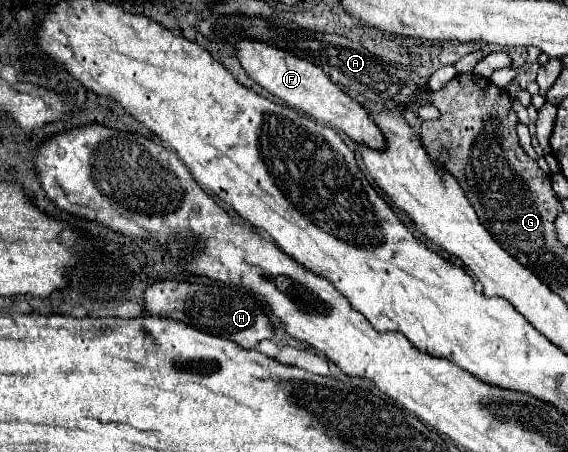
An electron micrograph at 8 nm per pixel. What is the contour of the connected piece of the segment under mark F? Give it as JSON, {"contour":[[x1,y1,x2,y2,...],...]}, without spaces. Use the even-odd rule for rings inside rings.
{"contour":[[251,39,241,41,235,49,237,49,237,57,239,57,243,69,247,71,247,75,253,81,257,81,261,87,265,87,271,95,275,95,289,107,299,109,299,111,311,115,313,119,327,123,331,129,343,131,357,145,365,145,375,151,385,151,387,141,385,141,381,129,377,127,377,123,371,119,367,107,363,107,363,103,359,103,357,99,349,97,337,83,333,83,329,79,329,75,321,67,315,67,311,61,291,55,269,43,259,43,259,41,251,41]]}

